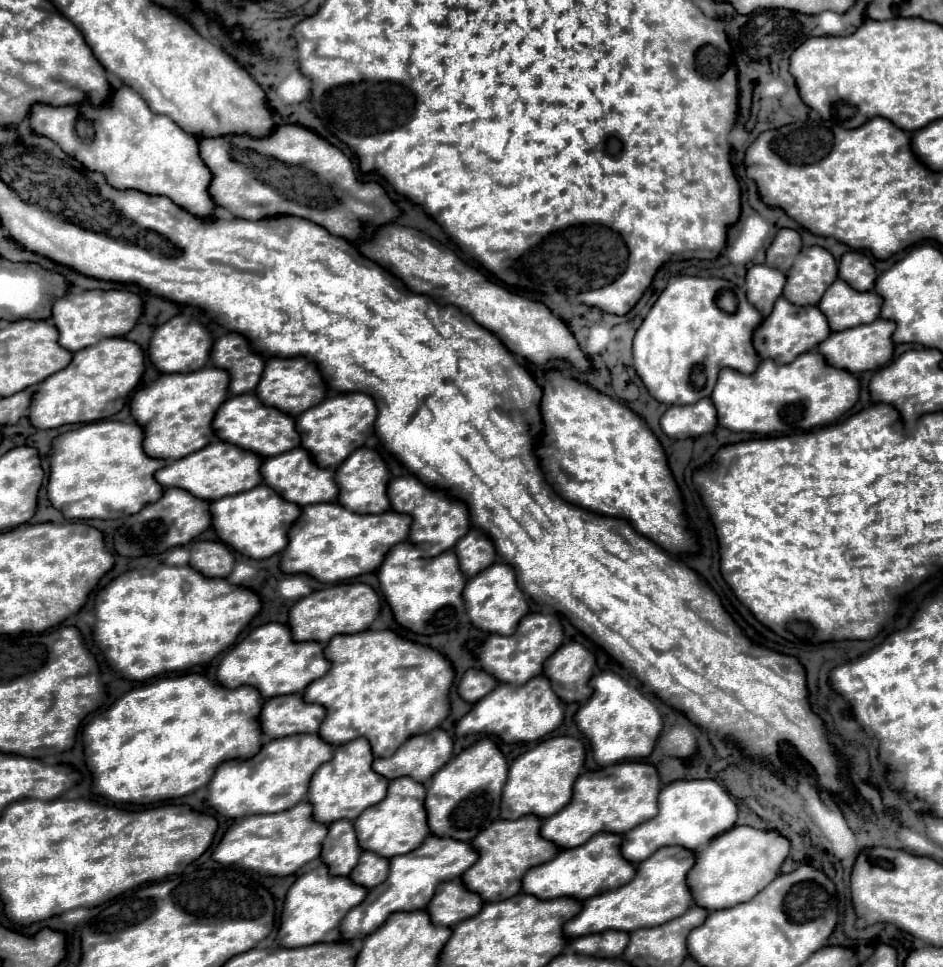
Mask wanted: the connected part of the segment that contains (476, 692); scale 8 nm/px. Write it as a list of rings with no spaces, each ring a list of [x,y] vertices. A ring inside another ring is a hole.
[[[470,667],[464,677],[458,683],[458,695],[466,701],[466,703],[476,703],[478,699],[482,699],[482,695],[488,695],[492,689],[496,687],[496,679],[490,677],[486,671]]]

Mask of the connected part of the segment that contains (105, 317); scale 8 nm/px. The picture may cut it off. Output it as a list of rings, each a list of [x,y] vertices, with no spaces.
[[[82,291],[68,293],[52,303],[52,323],[58,329],[58,343],[70,353],[96,345],[104,337],[126,335],[142,315],[142,301],[130,291]]]

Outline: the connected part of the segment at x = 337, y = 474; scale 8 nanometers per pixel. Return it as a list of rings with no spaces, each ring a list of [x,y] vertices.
[[[360,447],[358,451],[350,453],[342,461],[342,465],[334,471],[334,481],[338,485],[338,503],[354,513],[384,513],[390,511],[390,503],[386,497],[388,487],[388,469],[382,457],[374,449]]]

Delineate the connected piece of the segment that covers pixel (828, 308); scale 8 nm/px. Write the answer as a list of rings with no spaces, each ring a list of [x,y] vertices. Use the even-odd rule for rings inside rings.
[[[836,279],[822,295],[818,309],[828,319],[830,331],[844,331],[880,317],[882,299],[874,291],[854,291],[846,281]]]

